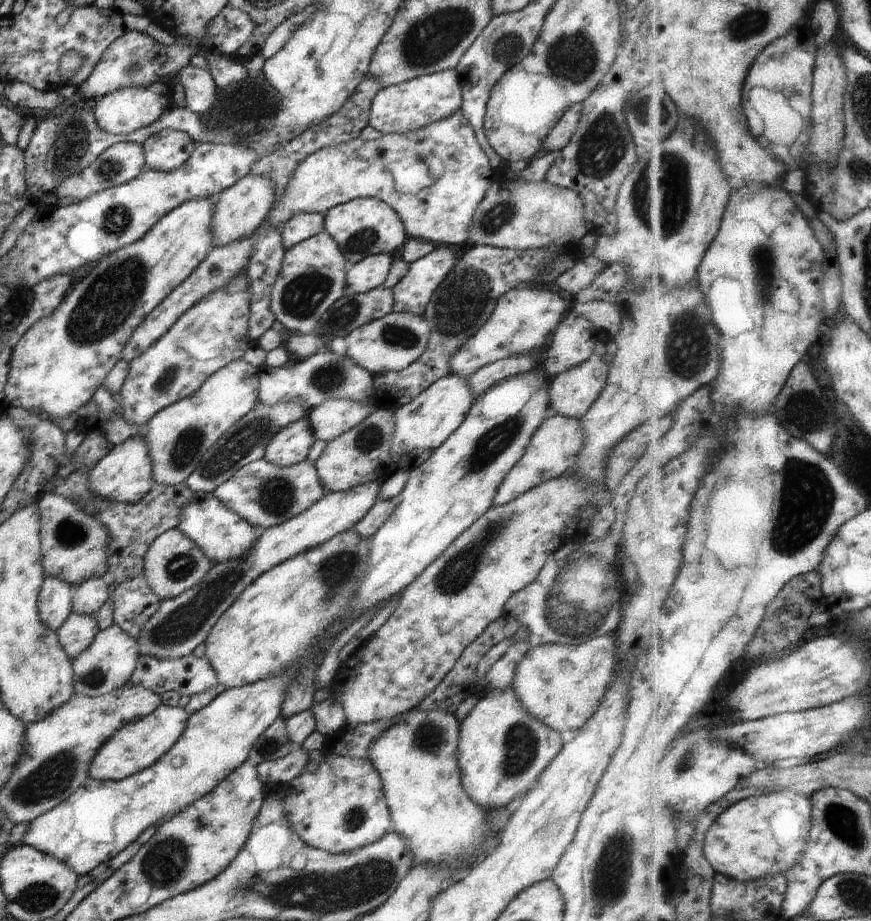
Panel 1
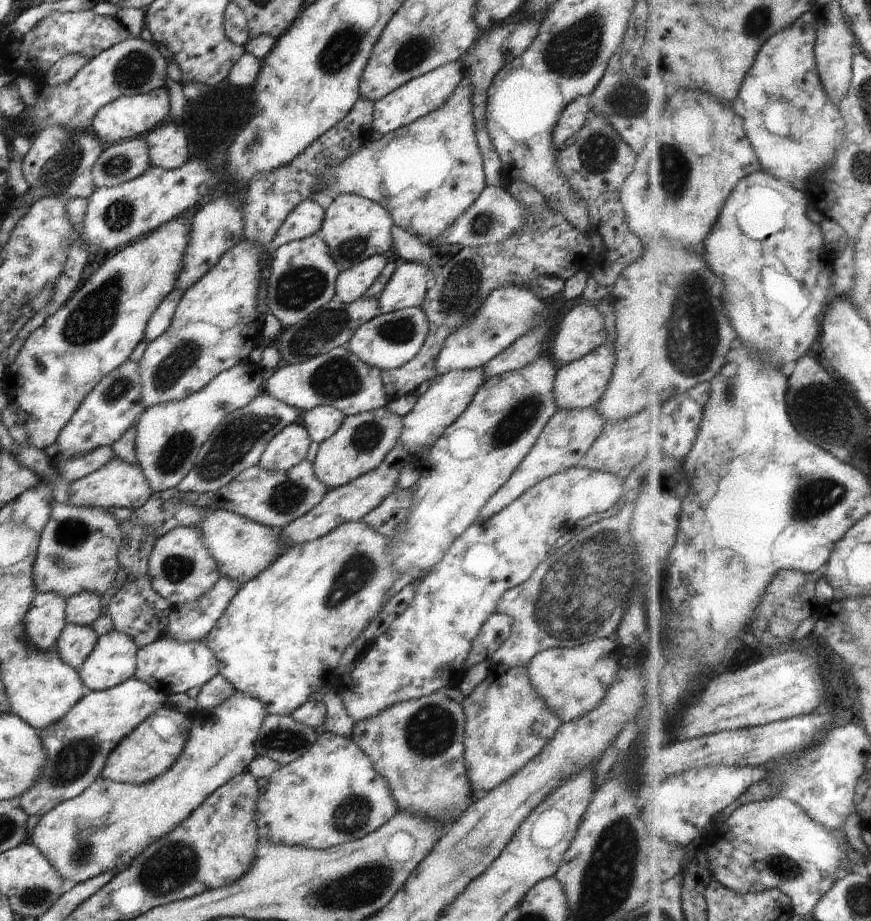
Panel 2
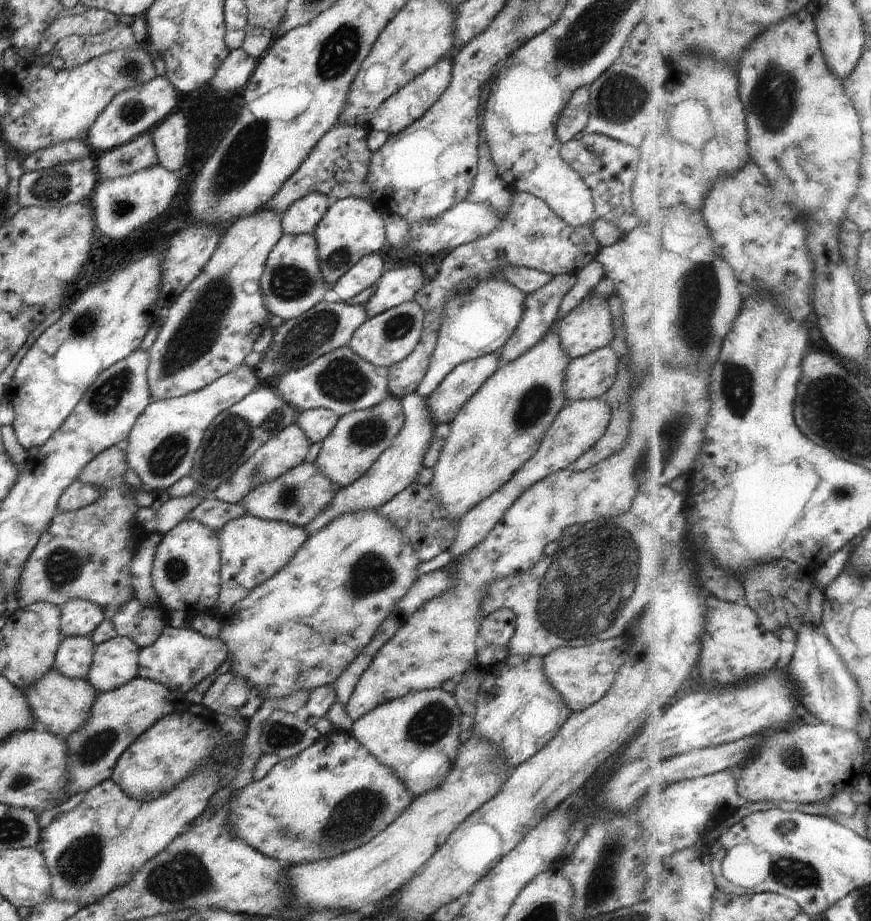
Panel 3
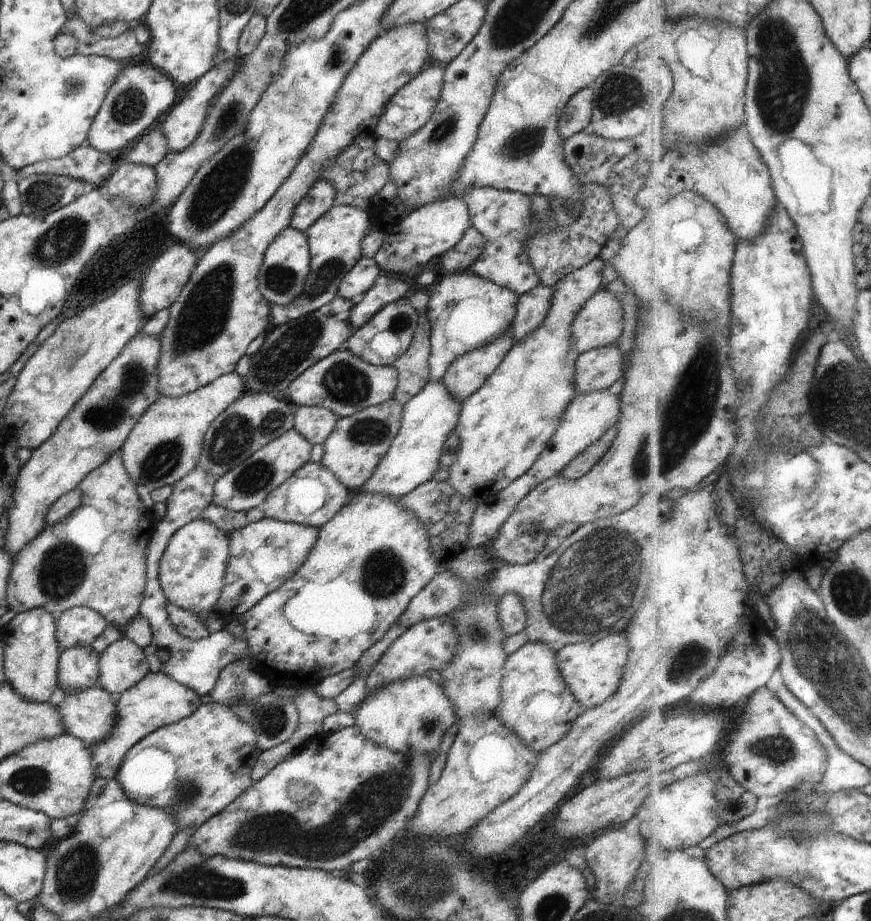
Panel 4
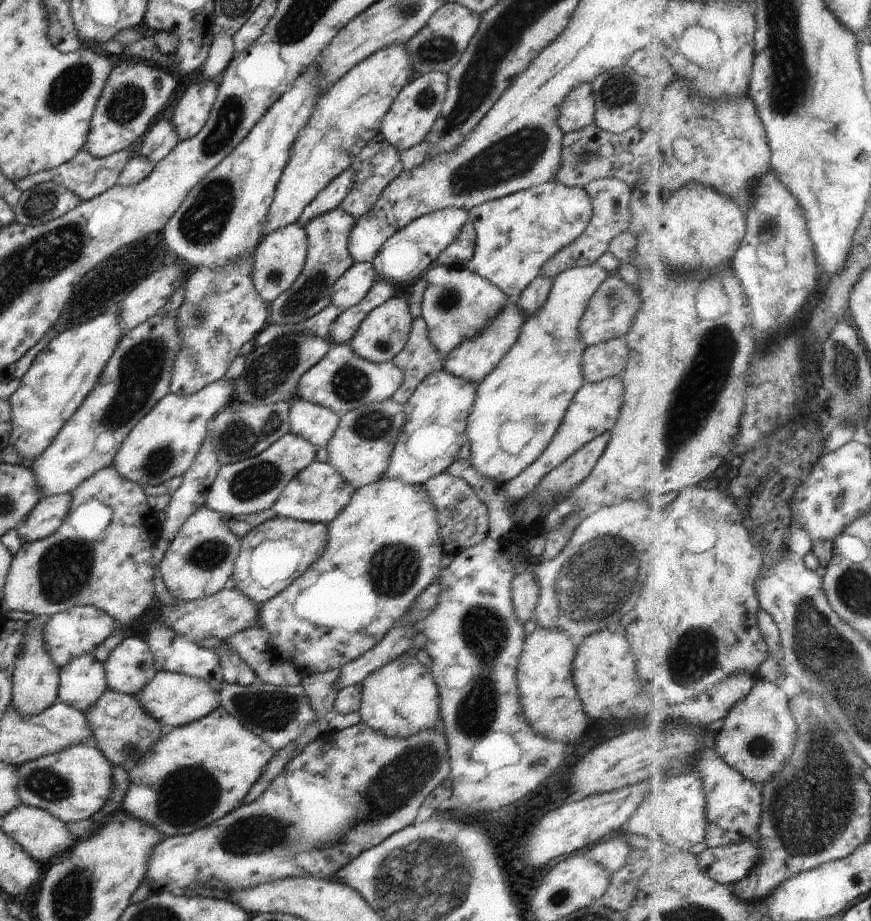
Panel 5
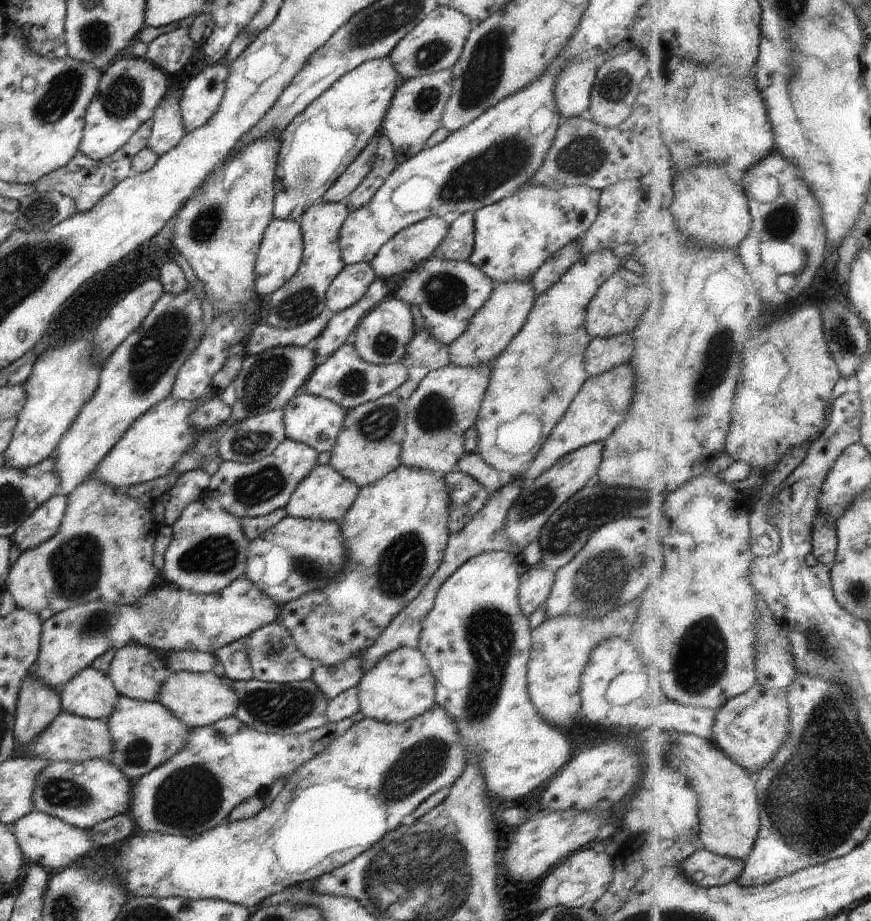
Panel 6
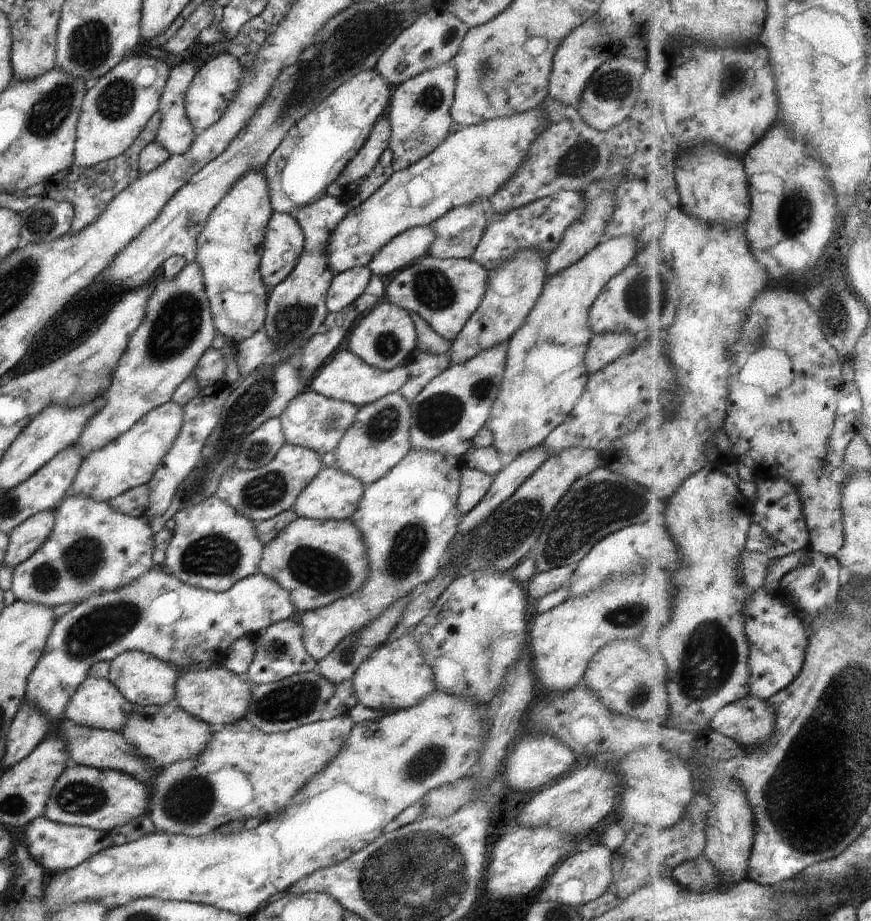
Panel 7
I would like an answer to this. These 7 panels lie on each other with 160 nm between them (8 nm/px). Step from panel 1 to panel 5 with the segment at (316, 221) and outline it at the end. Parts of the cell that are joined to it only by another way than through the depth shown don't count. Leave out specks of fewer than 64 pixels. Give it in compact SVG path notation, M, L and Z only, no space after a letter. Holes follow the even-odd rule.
M348 167L342 174L332 179L332 182L329 182L326 188L321 190L302 212L299 218L302 226L316 215L327 213L329 210L339 207L345 196L350 192L354 179L355 174L352 167Z

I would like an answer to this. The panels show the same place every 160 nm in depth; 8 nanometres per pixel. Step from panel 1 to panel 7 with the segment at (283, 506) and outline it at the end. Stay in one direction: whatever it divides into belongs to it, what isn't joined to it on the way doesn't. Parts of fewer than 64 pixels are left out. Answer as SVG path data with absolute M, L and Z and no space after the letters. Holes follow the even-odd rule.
M324 466L310 484L301 492L292 510L305 519L343 521L350 519L357 511L365 491L364 485L351 474L346 474L337 466Z

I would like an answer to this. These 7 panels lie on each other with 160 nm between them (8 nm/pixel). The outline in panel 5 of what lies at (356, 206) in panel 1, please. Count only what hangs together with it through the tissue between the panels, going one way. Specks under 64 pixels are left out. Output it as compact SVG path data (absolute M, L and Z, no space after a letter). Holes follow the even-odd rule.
M336 207L327 213L316 215L302 226L307 234L308 247L304 268L292 286L270 304L269 323L295 325L318 314L331 304L332 285L354 264L348 252L348 237L355 220L342 208Z

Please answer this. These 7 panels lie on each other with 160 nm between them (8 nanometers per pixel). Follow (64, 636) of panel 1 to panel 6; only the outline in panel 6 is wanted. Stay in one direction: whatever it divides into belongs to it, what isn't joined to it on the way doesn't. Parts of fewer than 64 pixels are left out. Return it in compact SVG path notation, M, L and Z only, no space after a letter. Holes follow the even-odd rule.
M91 666L64 684L58 695L62 711L101 721L114 712L120 696L110 677Z

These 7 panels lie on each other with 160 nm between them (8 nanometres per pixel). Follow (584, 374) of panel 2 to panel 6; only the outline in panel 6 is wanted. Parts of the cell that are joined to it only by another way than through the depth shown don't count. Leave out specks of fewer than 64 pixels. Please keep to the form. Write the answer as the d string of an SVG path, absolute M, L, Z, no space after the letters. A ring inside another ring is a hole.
M629 333L610 338L592 338L584 351L585 369L589 376L596 376L631 362L634 341Z

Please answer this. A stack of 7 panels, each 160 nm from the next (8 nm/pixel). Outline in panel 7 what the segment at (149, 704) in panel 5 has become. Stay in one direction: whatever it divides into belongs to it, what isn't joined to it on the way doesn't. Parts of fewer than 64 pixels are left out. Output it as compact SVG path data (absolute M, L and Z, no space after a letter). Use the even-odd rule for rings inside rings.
M221 664L213 665L200 670L192 669L179 676L175 684L174 701L188 714L217 728L245 718L253 687L245 677L225 669Z

